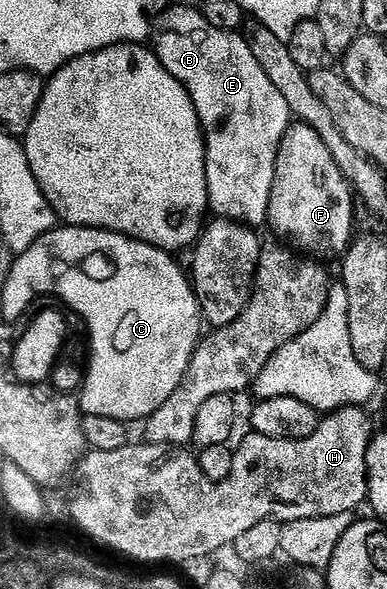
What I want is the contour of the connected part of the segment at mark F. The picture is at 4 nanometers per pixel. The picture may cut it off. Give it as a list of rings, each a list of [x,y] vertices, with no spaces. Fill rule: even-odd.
[[[295,123],[288,133],[286,130],[282,134],[275,180],[279,185],[273,183],[266,232],[275,235],[275,221],[279,221],[283,239],[292,241],[290,244],[296,250],[319,259],[345,254],[353,240],[351,228],[357,225],[357,205],[351,202],[353,186],[313,127]],[[283,169],[287,169],[287,173],[283,173]],[[283,181],[287,181],[287,189],[283,189]]]

